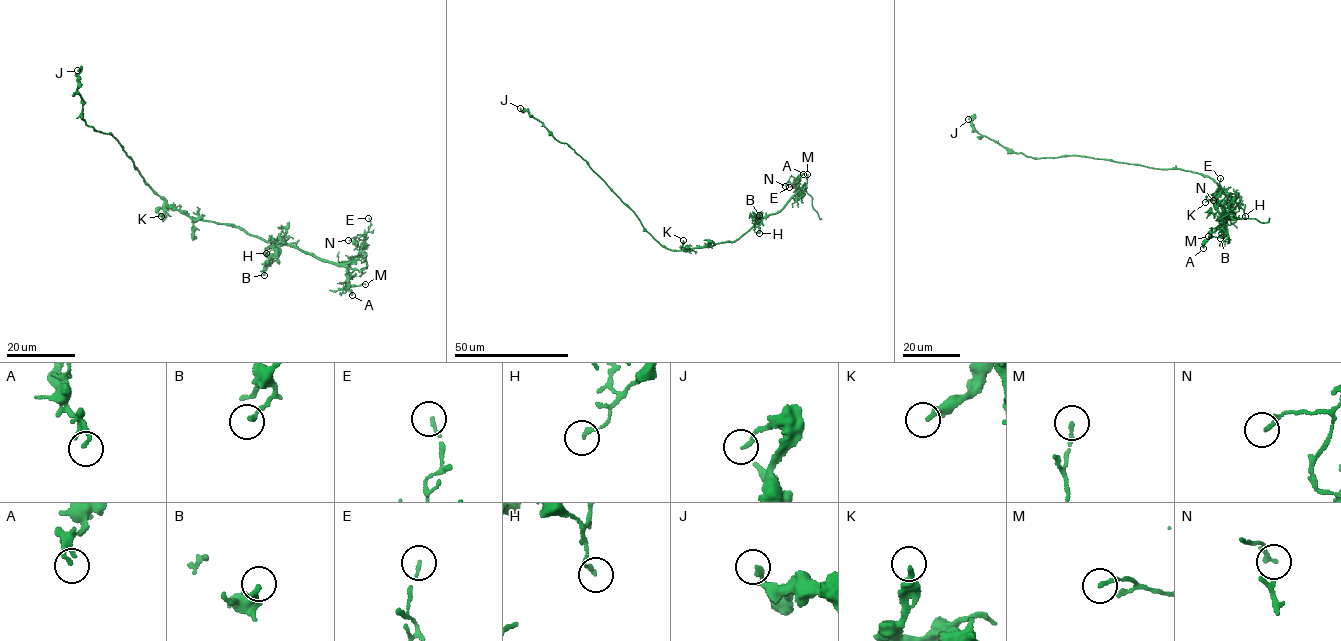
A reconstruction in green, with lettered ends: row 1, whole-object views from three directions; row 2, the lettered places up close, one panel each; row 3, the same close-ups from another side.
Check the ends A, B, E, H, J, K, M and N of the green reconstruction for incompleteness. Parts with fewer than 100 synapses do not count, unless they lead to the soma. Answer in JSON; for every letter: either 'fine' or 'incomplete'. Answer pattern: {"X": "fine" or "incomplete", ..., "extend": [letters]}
{"A": "fine", "B": "fine", "E": "fine", "H": "fine", "J": "fine", "K": "fine", "M": "fine", "N": "fine", "extend": []}

